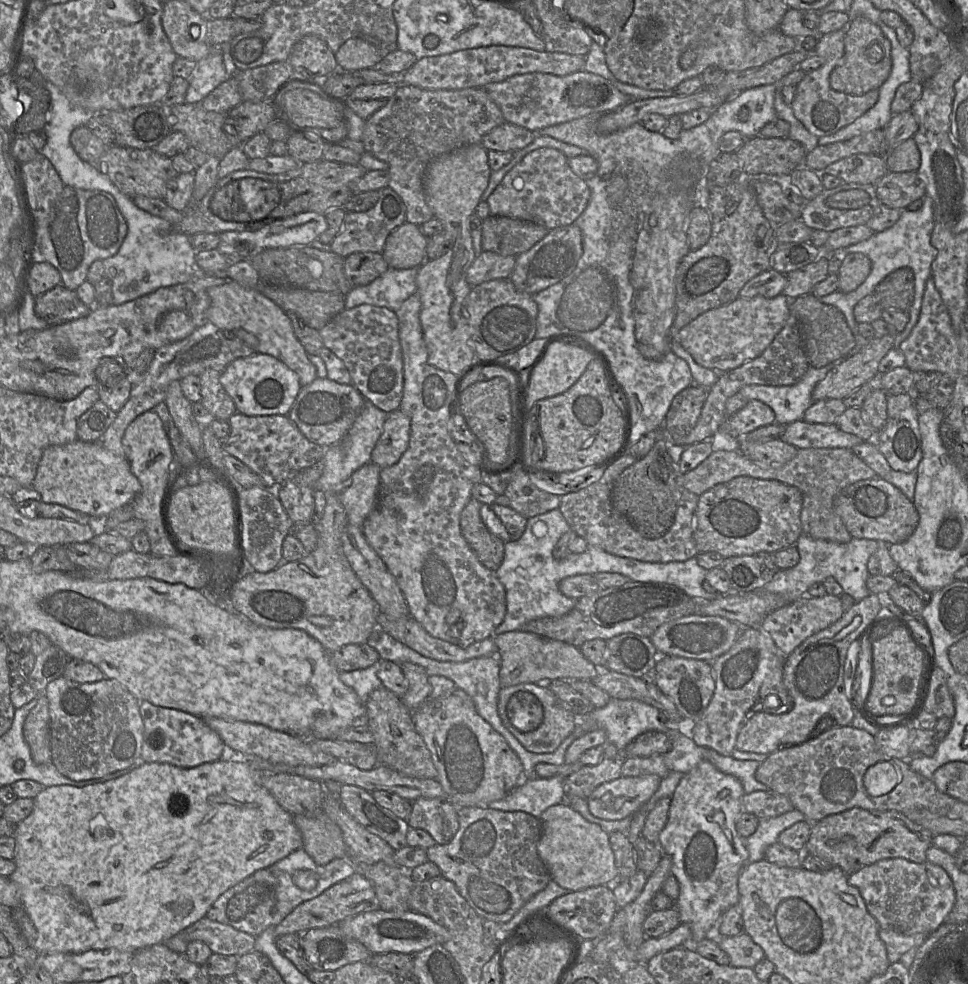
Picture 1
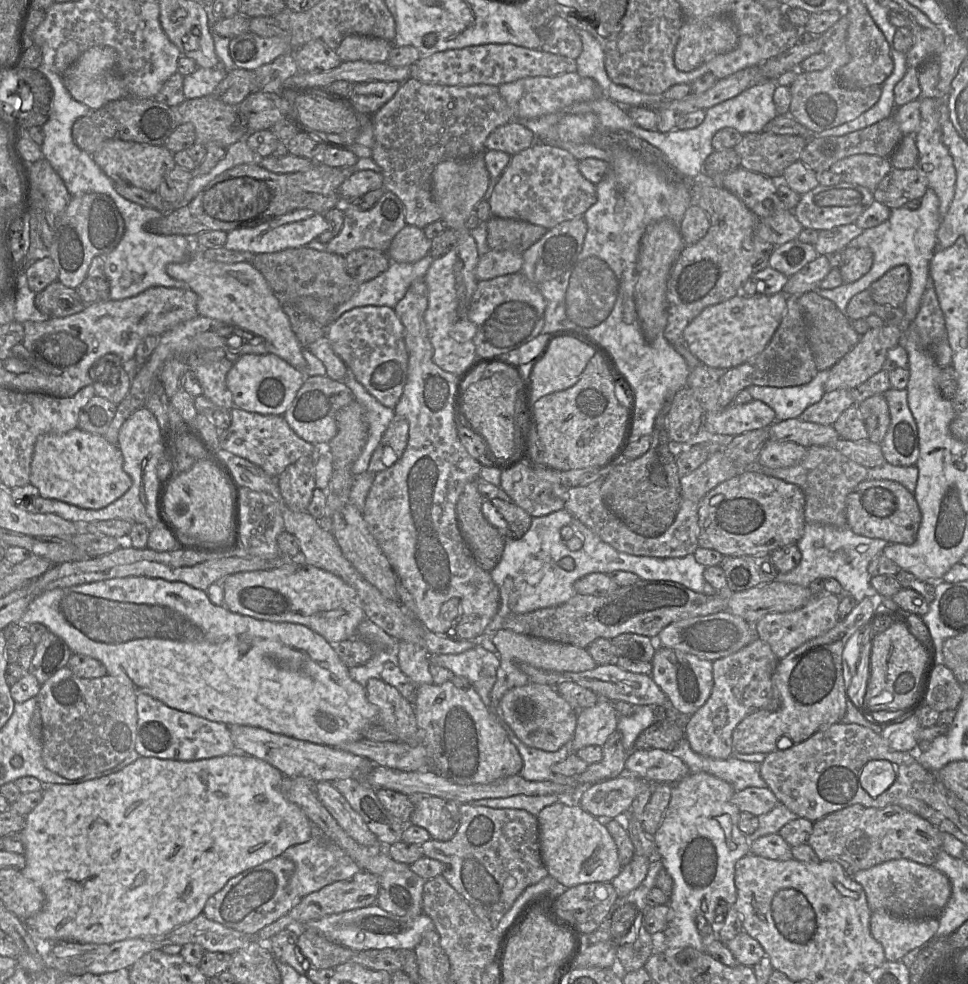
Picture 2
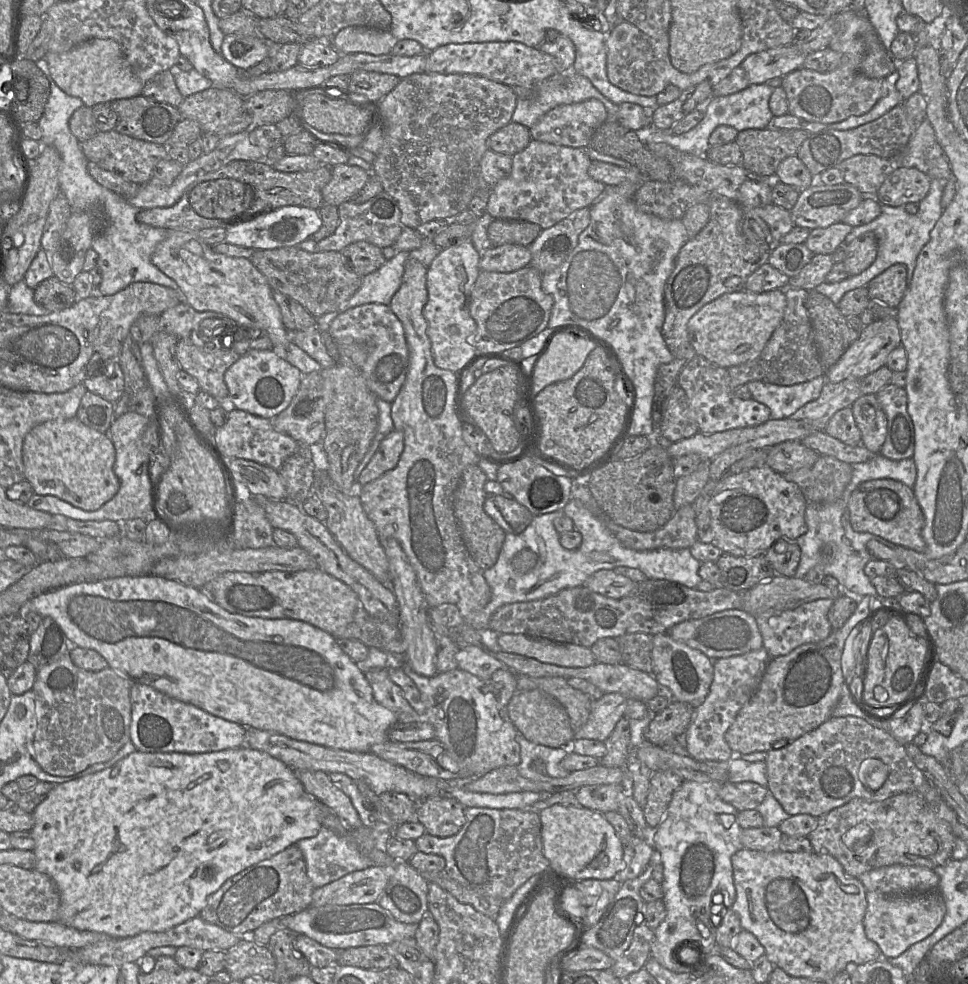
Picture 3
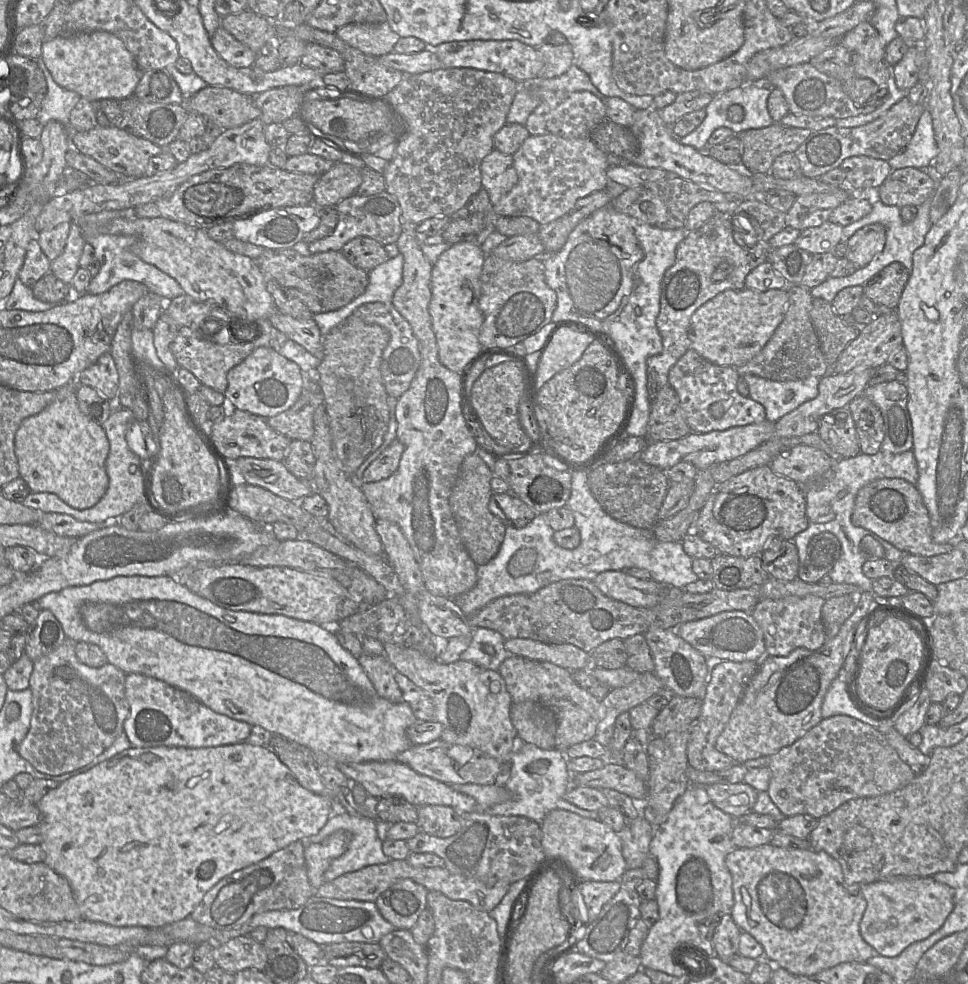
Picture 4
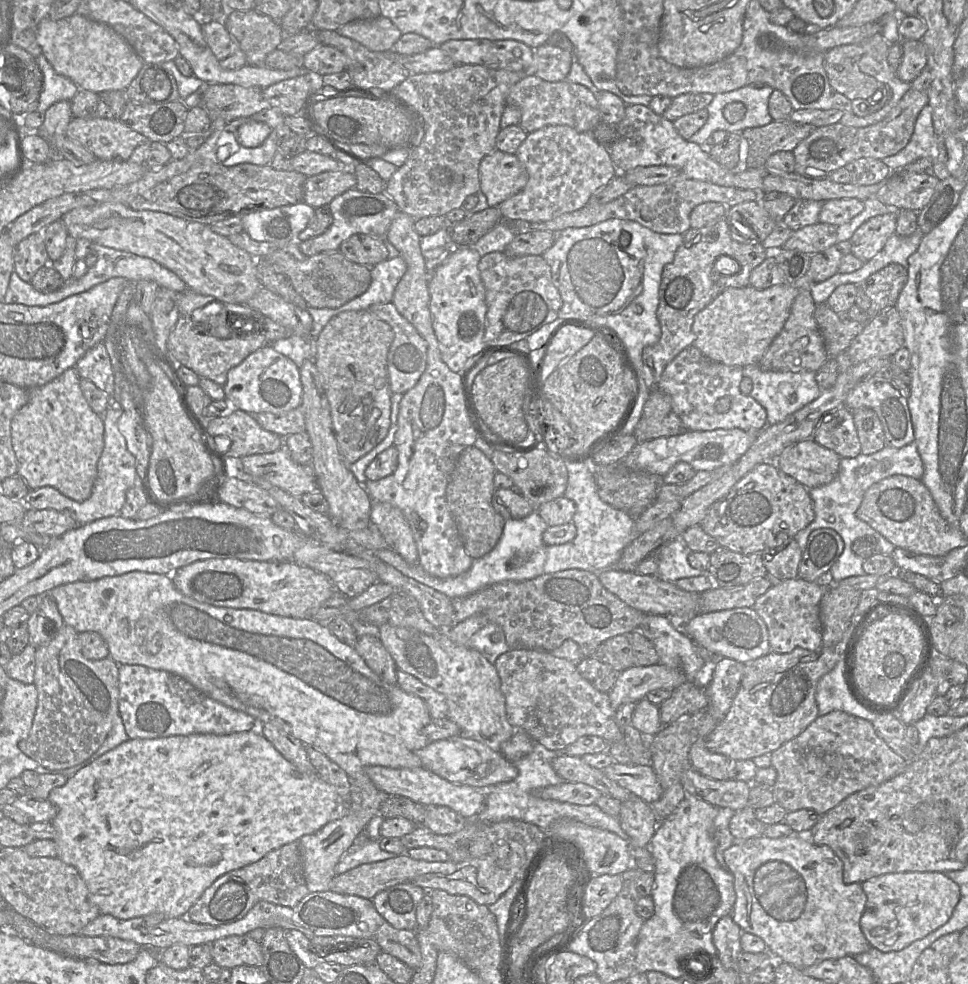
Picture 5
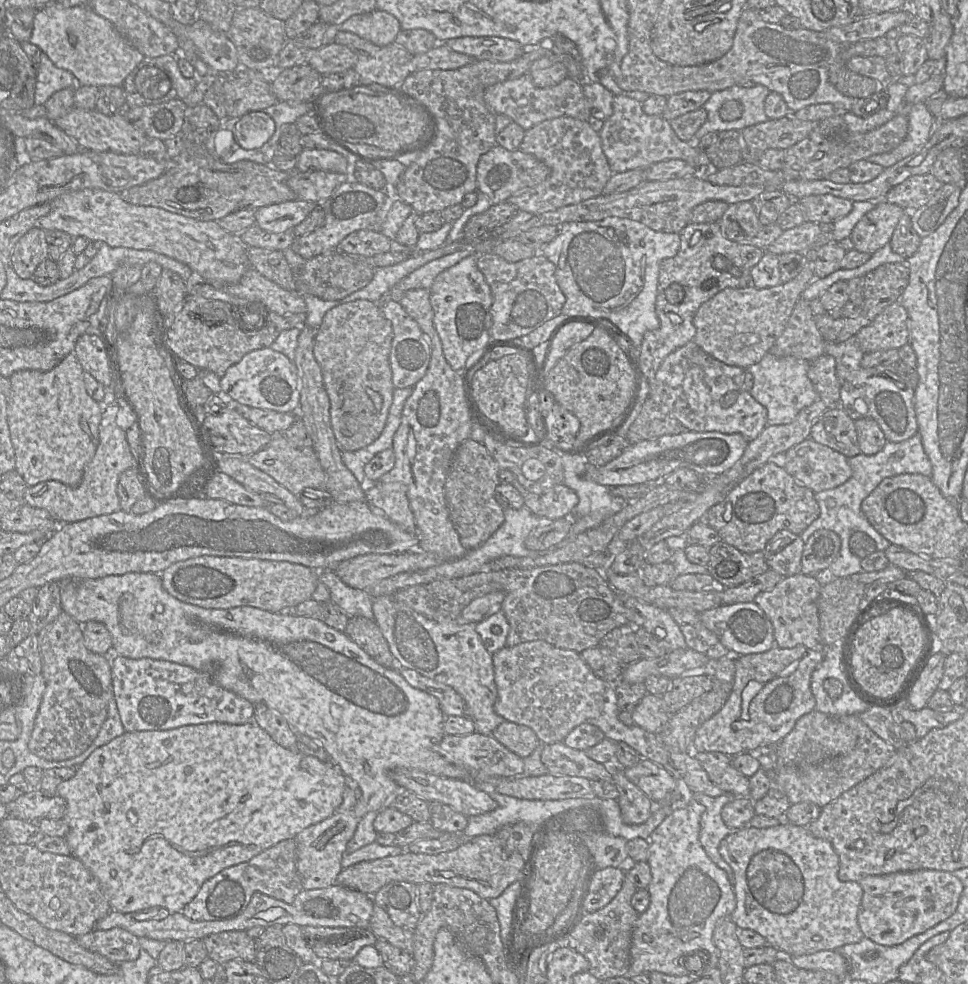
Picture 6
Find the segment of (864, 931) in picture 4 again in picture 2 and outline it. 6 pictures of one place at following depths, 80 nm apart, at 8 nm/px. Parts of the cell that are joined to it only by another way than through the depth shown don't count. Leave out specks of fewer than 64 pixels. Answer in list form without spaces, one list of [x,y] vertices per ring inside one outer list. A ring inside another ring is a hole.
[[[872,912],[870,917],[870,932],[872,936],[883,946],[885,959],[896,962],[911,950],[920,948],[935,936],[939,927],[937,917],[927,918],[903,918],[883,912]]]

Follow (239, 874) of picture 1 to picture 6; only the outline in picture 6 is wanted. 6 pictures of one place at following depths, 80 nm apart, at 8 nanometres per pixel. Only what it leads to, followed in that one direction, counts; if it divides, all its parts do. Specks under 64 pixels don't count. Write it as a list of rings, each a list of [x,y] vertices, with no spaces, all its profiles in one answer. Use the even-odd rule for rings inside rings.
[[[253,721],[240,725],[211,722],[170,730],[126,731],[93,751],[72,778],[58,785],[56,795],[67,802],[62,819],[69,826],[65,839],[72,856],[80,860],[97,878],[110,903],[111,911],[131,913],[162,907],[175,913],[182,911],[209,878],[228,867],[250,860],[280,841],[295,838],[305,828],[335,814],[342,803],[347,784],[348,779],[337,764],[322,762],[314,756],[280,746]]]

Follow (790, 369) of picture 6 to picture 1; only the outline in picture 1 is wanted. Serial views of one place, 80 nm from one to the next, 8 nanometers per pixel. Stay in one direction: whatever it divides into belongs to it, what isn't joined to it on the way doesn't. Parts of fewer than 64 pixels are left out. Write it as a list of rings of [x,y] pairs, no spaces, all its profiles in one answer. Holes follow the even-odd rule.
[[[842,360],[822,368],[809,367],[801,380],[789,386],[747,385],[739,392],[750,400],[759,400],[775,413],[775,423],[788,425],[802,420],[805,411],[813,405],[812,392],[818,382]]]

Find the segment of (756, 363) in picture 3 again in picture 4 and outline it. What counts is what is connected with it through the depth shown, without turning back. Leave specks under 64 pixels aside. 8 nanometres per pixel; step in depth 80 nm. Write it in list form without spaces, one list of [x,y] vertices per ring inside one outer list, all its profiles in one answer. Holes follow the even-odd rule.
[[[789,285],[786,290],[788,304],[783,321],[763,350],[748,363],[737,368],[741,378],[745,374],[752,374],[772,381],[785,382],[811,376],[822,378],[830,373],[831,366],[826,362],[819,338],[810,319],[813,300],[810,290],[801,285]]]

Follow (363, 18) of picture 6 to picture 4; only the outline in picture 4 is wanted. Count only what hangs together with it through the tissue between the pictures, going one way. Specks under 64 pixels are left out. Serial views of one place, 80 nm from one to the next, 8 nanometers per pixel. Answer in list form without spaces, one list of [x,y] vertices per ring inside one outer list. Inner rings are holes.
[[[353,23],[340,27],[336,35],[350,46],[363,53],[379,57],[393,51],[400,39],[389,23]]]

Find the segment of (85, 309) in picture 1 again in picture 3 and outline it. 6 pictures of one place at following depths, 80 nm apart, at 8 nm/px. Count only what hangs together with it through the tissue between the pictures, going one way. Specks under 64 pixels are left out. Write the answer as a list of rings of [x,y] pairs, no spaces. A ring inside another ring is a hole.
[[[53,275],[34,289],[34,300],[49,312],[54,312],[71,307],[78,298],[72,286],[63,284]]]

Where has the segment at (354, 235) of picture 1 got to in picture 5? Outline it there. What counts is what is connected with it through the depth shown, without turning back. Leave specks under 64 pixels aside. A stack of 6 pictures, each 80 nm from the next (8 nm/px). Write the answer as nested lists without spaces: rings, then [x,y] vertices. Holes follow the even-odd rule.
[[[356,188],[335,197],[329,204],[333,216],[331,226],[321,235],[299,242],[299,248],[306,257],[323,252],[338,251],[343,241],[354,234],[366,234],[374,238],[386,238],[396,213],[396,203],[386,193],[369,193]]]

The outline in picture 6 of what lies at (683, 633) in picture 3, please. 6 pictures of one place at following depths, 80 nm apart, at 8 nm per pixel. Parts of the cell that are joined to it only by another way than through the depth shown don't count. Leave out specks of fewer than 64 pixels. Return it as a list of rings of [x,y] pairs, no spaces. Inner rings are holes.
[[[754,601],[719,605],[701,612],[700,619],[706,628],[717,635],[732,656],[766,652],[775,645],[773,625]]]

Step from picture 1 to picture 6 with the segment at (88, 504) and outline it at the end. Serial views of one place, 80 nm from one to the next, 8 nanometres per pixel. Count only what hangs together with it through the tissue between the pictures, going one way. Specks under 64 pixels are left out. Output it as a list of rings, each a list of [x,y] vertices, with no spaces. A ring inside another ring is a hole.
[[[72,352],[49,371],[21,370],[9,377],[11,390],[7,403],[7,421],[15,451],[15,470],[28,486],[56,480],[76,487],[82,480],[85,466],[95,455],[103,406],[87,393],[83,375],[84,370]]]

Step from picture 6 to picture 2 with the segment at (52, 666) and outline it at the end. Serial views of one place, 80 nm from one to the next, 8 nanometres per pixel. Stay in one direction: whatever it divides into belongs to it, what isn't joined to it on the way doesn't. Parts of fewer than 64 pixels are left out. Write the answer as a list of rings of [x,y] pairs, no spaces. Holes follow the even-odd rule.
[[[66,666],[40,686],[37,695],[42,720],[42,760],[47,769],[67,779],[112,769],[135,751],[137,737],[137,693],[123,678],[105,675],[86,679],[77,677]]]

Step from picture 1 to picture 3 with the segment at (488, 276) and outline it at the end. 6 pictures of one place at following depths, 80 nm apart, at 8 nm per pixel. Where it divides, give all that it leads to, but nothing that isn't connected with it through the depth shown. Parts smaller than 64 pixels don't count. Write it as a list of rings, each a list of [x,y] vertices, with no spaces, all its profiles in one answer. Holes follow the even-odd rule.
[[[506,244],[490,247],[482,253],[479,268],[481,271],[510,273],[529,266],[531,259],[528,247]]]

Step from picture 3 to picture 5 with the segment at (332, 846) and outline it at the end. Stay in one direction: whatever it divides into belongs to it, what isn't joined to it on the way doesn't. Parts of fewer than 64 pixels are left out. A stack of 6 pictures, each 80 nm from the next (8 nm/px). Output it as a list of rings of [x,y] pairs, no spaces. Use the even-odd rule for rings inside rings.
[[[363,831],[357,836],[349,851],[340,859],[335,867],[335,874],[340,875],[362,864],[378,862],[396,857],[381,849],[379,841],[370,840]]]

